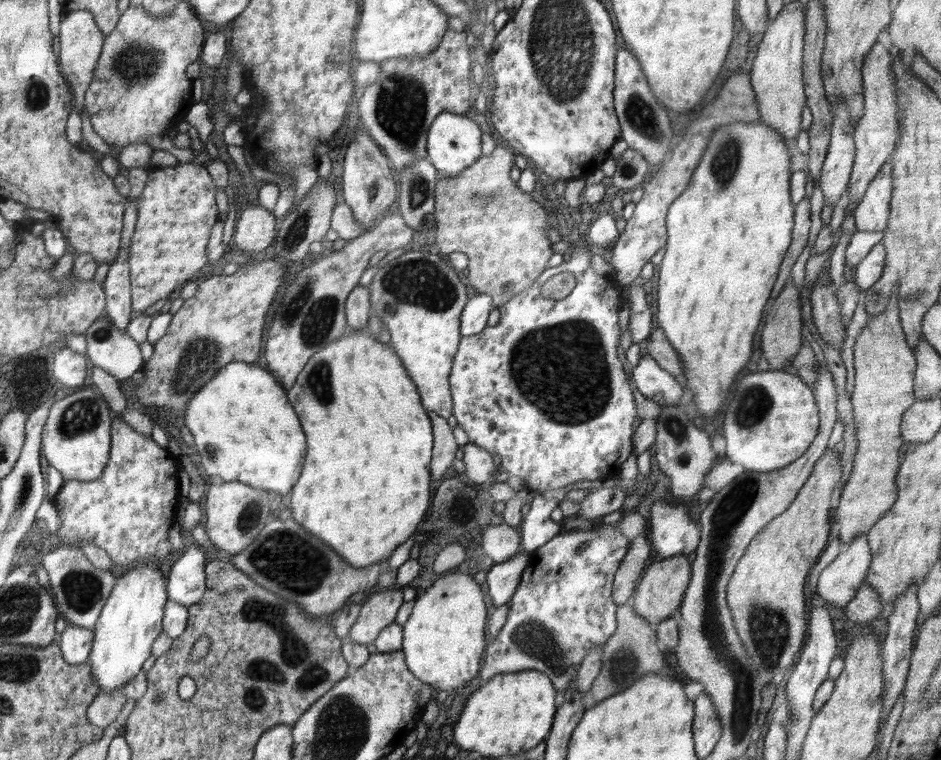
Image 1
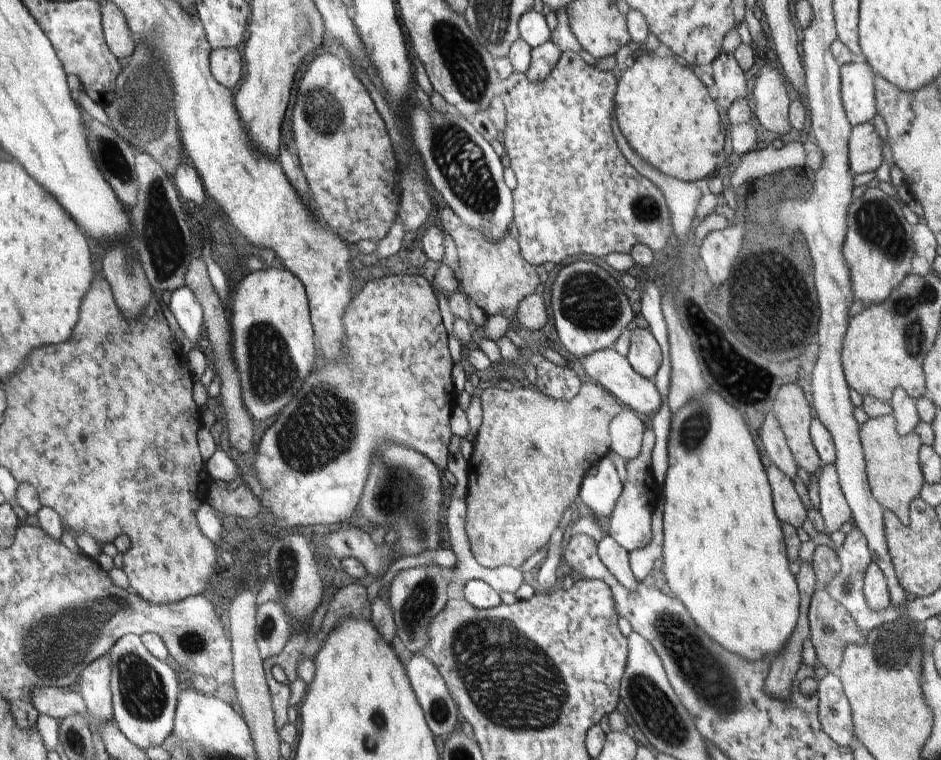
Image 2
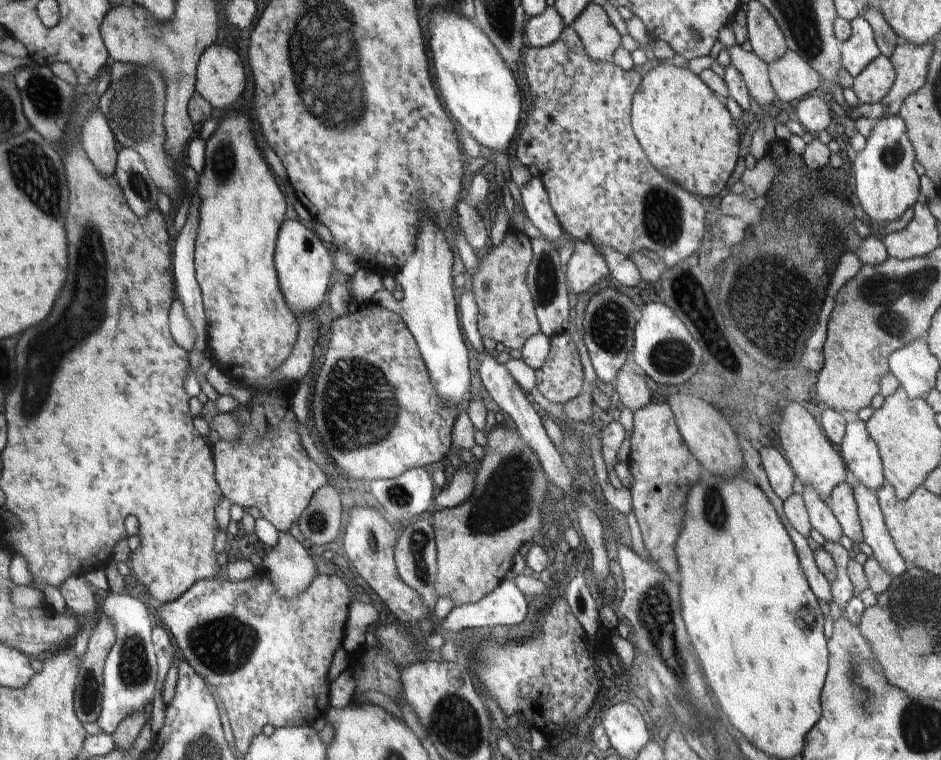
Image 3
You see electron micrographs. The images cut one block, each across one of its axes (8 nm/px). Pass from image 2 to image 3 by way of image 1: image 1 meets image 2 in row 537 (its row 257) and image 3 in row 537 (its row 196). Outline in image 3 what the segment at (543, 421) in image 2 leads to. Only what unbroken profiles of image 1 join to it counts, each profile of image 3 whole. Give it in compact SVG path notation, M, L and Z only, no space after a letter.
M505 424L493 426L493 430L485 434L485 438L487 444L475 472L475 486L471 496L459 506L437 510L433 514L433 532L437 546L437 576L433 588L437 592L437 598L449 596L453 600L453 606L477 604L481 598L489 596L489 592L493 592L505 580L507 572L511 570L513 556L541 528L541 504L547 492L547 474L543 472L535 452L525 444L517 430L509 430L509 426Z

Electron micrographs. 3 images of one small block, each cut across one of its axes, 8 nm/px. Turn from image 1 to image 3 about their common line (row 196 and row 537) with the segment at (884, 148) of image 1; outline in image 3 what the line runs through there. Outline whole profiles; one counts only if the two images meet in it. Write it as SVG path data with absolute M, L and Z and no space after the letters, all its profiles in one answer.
M847 482L837 484L837 488L833 488L829 500L831 500L829 510L833 512L835 520L839 522L843 534L851 542L863 542L861 524L859 524L859 510L857 510L857 504L853 498L851 484L847 484Z

